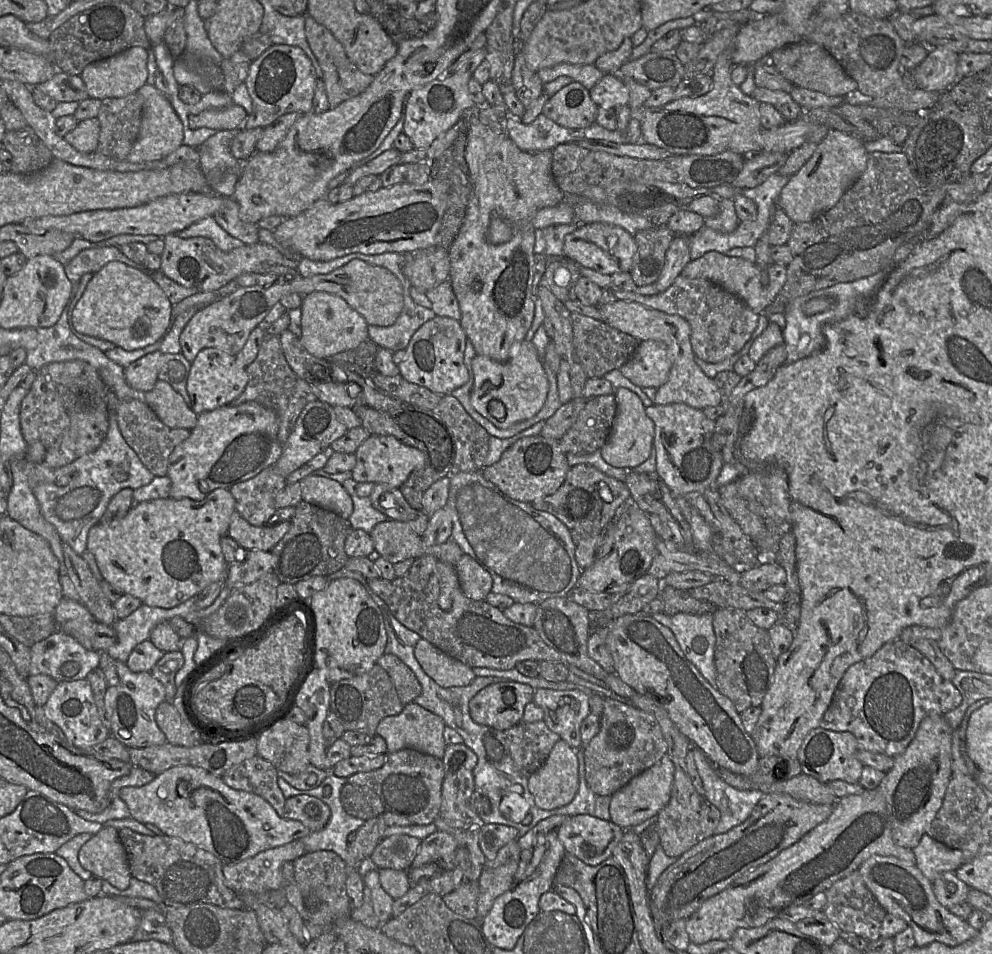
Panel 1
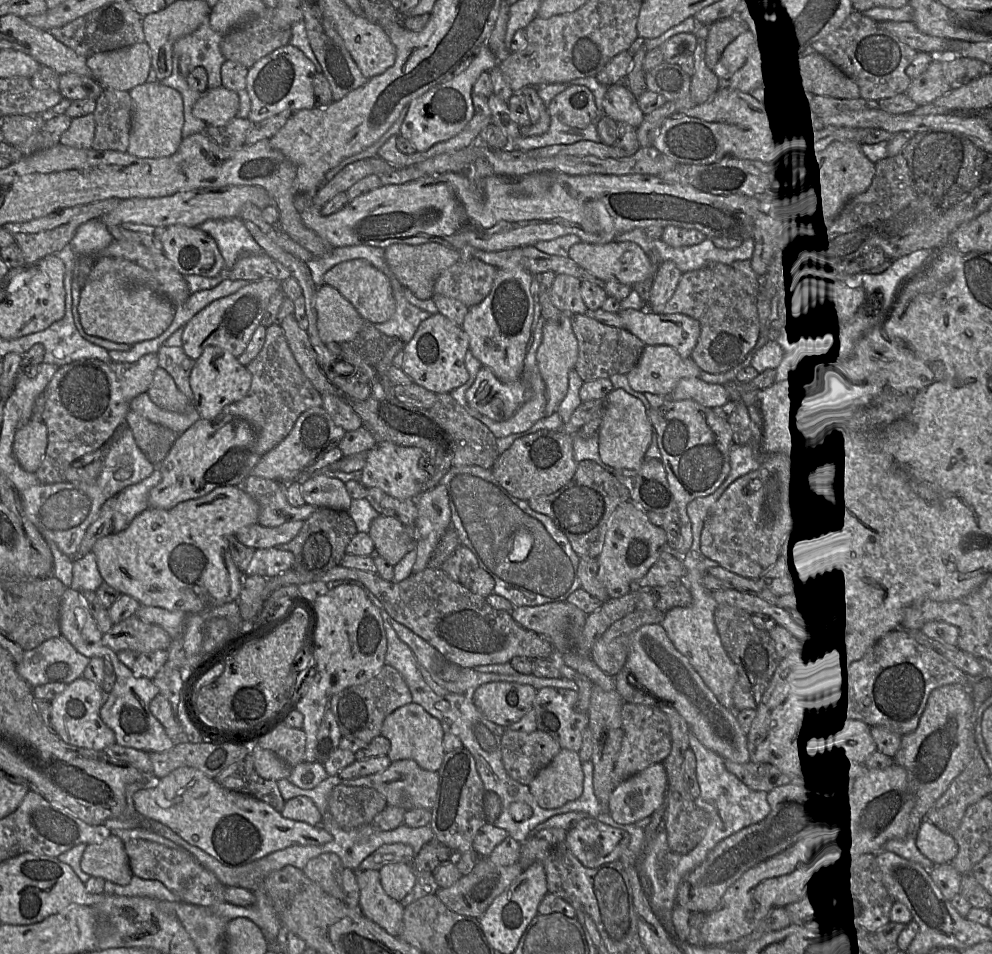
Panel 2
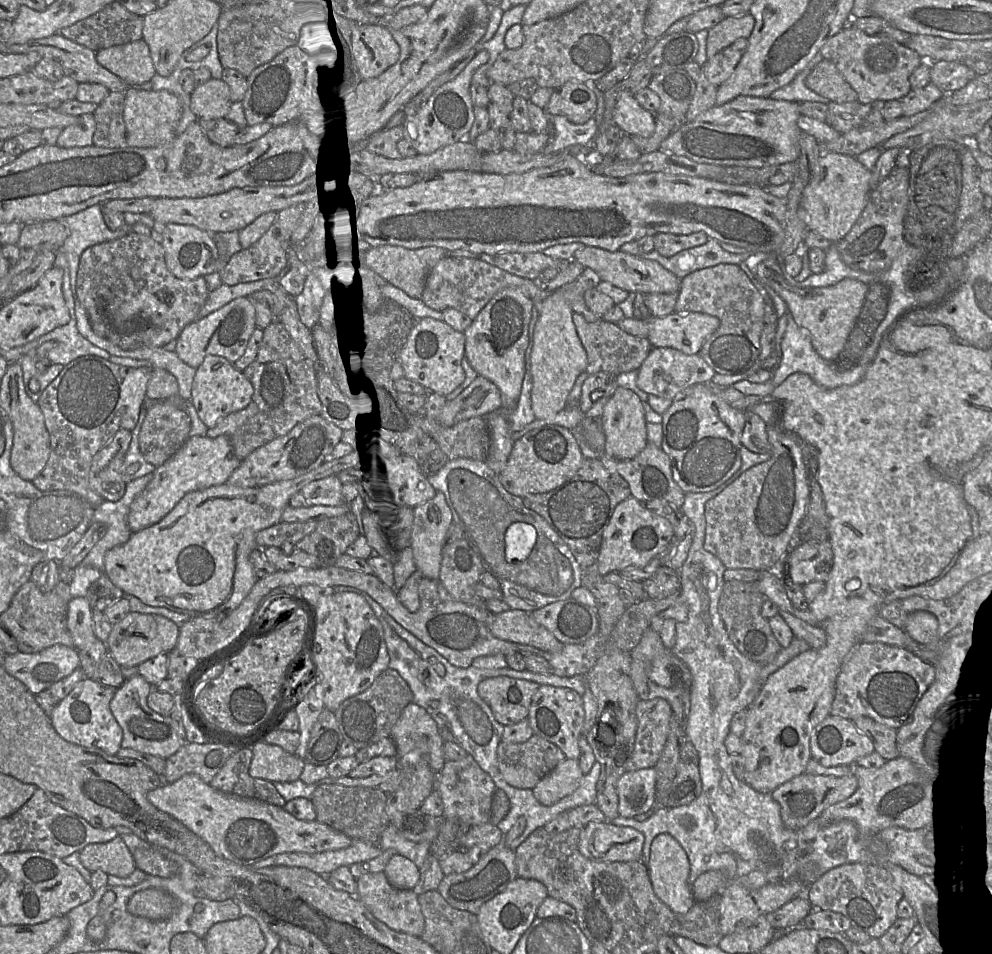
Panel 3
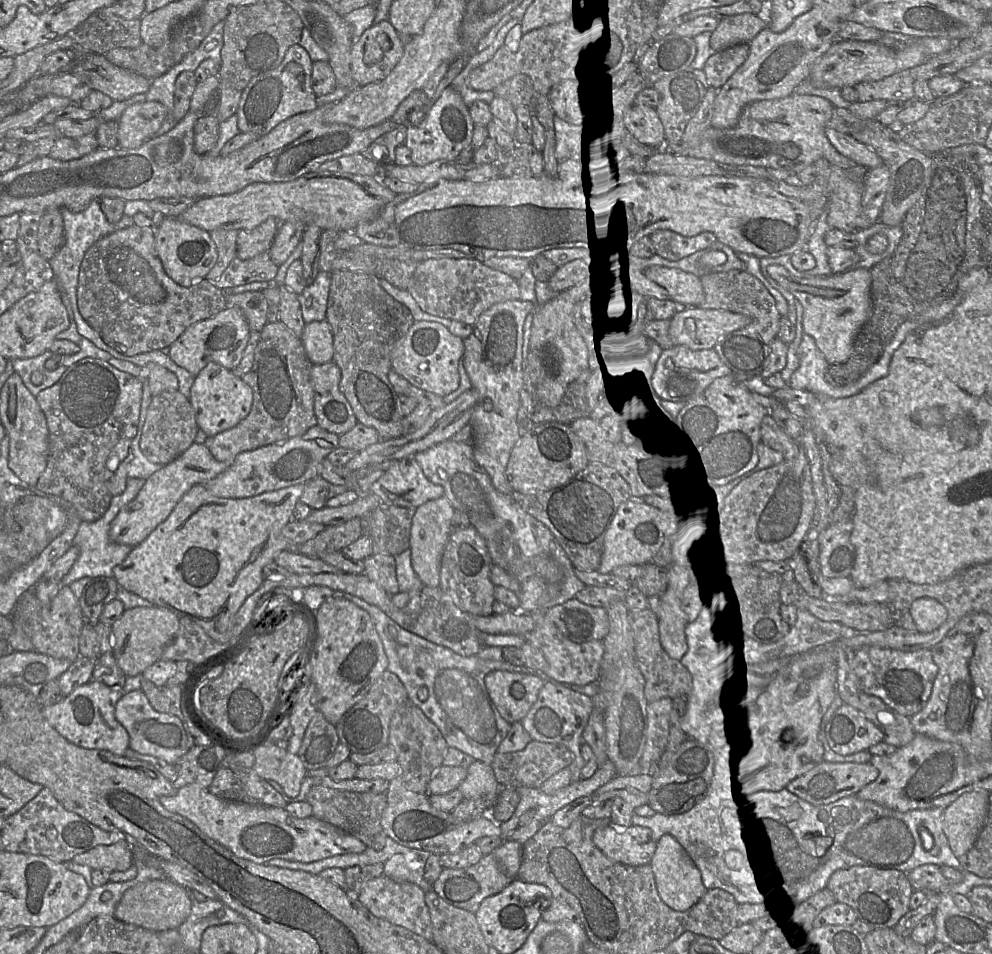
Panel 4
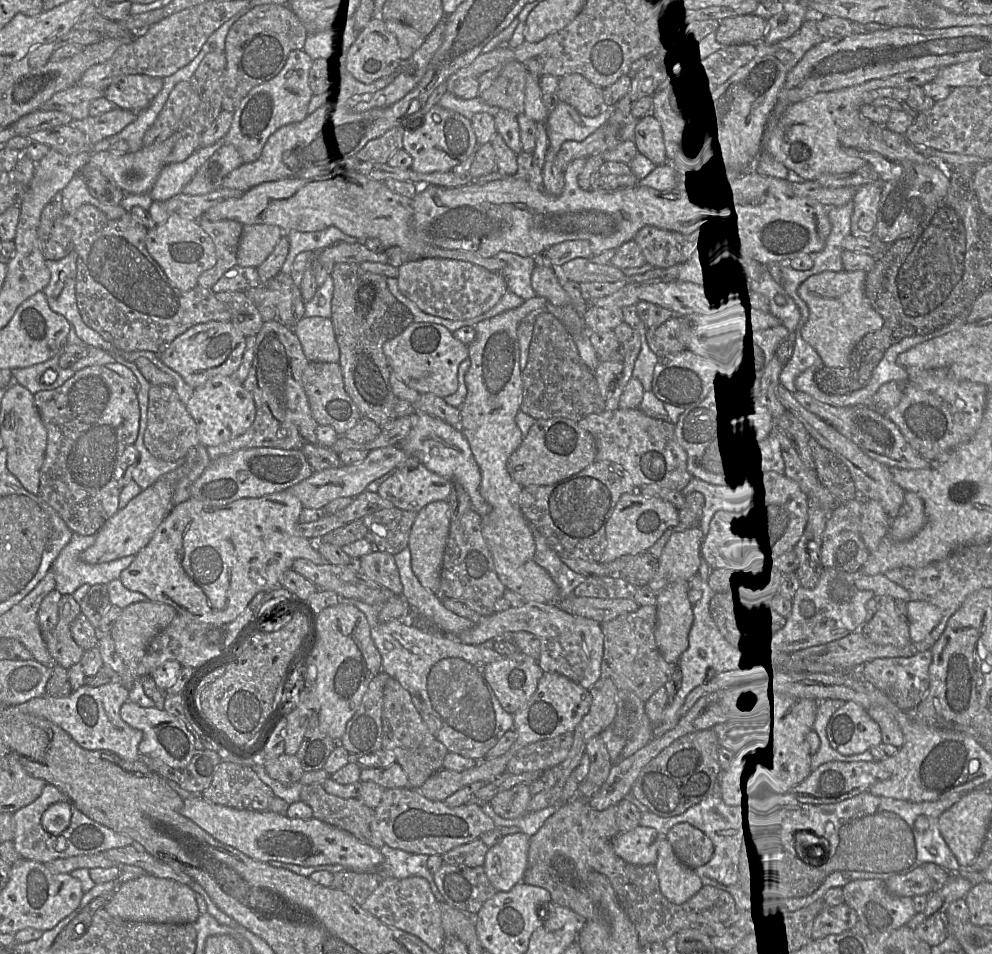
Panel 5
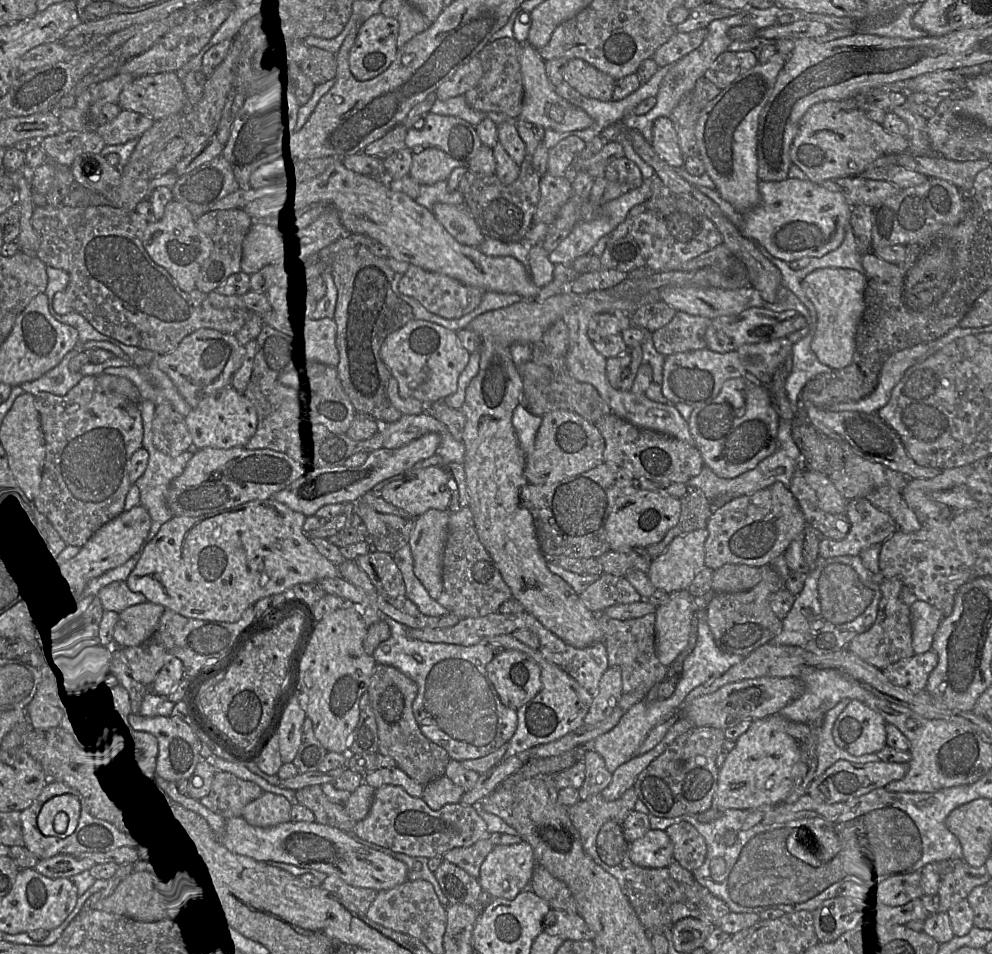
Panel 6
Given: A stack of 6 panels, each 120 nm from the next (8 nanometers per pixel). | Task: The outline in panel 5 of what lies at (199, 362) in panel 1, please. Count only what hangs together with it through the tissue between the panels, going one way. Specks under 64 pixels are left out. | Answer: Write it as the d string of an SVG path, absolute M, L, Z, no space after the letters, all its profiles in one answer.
M214 376L194 388L186 408L195 422L199 443L205 447L217 446L243 434L256 415L252 394L229 376Z

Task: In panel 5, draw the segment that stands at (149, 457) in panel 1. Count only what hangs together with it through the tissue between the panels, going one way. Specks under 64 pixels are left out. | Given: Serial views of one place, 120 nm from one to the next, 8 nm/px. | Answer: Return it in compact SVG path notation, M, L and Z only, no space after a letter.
M151 385L149 389L147 424L144 432L144 445L155 458L164 461L178 461L184 459L188 451L199 445L197 428L190 416L186 405L183 404L174 389L167 385Z

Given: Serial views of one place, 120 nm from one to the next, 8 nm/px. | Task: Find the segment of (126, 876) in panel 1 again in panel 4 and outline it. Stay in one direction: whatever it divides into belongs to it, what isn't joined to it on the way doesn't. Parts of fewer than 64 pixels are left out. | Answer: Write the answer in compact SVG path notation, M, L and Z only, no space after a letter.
M123 840L111 845L96 846L76 855L72 861L87 865L93 870L126 871L134 864L134 856L131 845Z

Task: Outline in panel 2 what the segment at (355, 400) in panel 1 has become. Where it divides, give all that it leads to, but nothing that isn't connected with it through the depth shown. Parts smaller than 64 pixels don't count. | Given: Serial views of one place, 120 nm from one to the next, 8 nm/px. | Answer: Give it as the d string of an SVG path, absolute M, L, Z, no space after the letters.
M294 315L287 316L281 323L281 327L296 362L315 389L321 395L341 395L338 388L327 379L321 370L308 333L299 327Z

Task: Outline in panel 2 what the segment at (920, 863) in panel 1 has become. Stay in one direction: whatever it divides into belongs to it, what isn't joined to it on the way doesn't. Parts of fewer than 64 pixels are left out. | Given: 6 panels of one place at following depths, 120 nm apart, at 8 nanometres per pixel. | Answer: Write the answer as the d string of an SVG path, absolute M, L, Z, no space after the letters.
M925 820L915 835L915 843L918 850L935 866L950 863L958 853L954 838Z

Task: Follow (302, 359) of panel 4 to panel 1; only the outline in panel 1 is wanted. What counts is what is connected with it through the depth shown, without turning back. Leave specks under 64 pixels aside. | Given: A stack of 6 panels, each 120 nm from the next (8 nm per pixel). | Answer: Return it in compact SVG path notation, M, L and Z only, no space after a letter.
M265 333L256 359L245 367L245 371L248 376L247 385L240 396L229 405L238 406L246 402L256 402L274 411L279 425L277 439L284 444L304 407L309 402L317 400L317 397L309 385L290 368L283 354L279 336Z

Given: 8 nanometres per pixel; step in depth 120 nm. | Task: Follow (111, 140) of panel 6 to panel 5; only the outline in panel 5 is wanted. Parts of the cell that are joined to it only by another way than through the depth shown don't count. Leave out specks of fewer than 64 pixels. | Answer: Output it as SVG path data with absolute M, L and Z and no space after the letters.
M115 107L98 116L73 120L70 125L82 131L92 144L96 144L121 132L135 120L136 114L130 110Z

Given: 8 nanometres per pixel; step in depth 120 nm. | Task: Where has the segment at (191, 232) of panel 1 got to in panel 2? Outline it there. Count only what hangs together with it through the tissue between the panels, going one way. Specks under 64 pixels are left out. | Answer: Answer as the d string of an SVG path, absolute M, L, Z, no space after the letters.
M238 217L207 220L199 228L215 240L226 270L231 269L242 255L262 253L261 247Z

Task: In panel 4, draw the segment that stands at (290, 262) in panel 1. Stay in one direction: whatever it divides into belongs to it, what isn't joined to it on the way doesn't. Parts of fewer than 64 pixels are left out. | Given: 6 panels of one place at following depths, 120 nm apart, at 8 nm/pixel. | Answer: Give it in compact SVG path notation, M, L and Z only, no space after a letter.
M165 217L154 237L155 248L165 272L181 286L189 287L205 278L216 263L217 249L210 233L179 217Z

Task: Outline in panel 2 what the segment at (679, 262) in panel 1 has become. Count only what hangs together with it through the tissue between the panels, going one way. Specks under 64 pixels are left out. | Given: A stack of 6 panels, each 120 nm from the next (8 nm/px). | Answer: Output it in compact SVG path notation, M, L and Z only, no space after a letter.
M671 261L661 262L653 277L647 308L662 313L662 308L673 296L682 272Z

